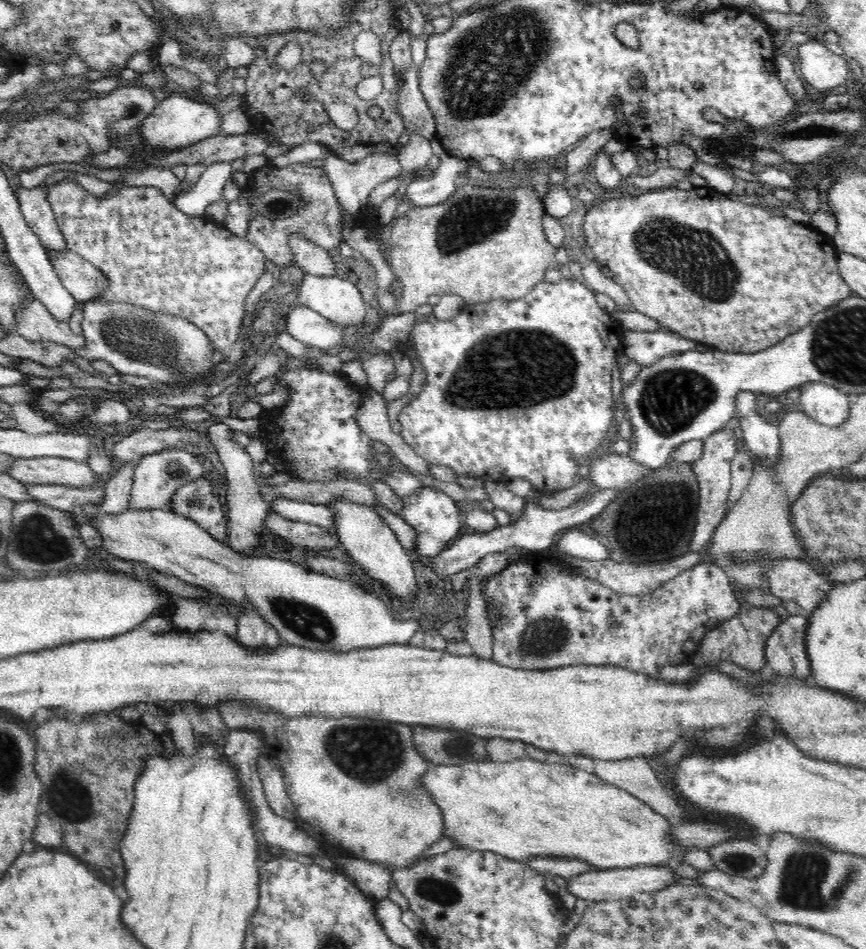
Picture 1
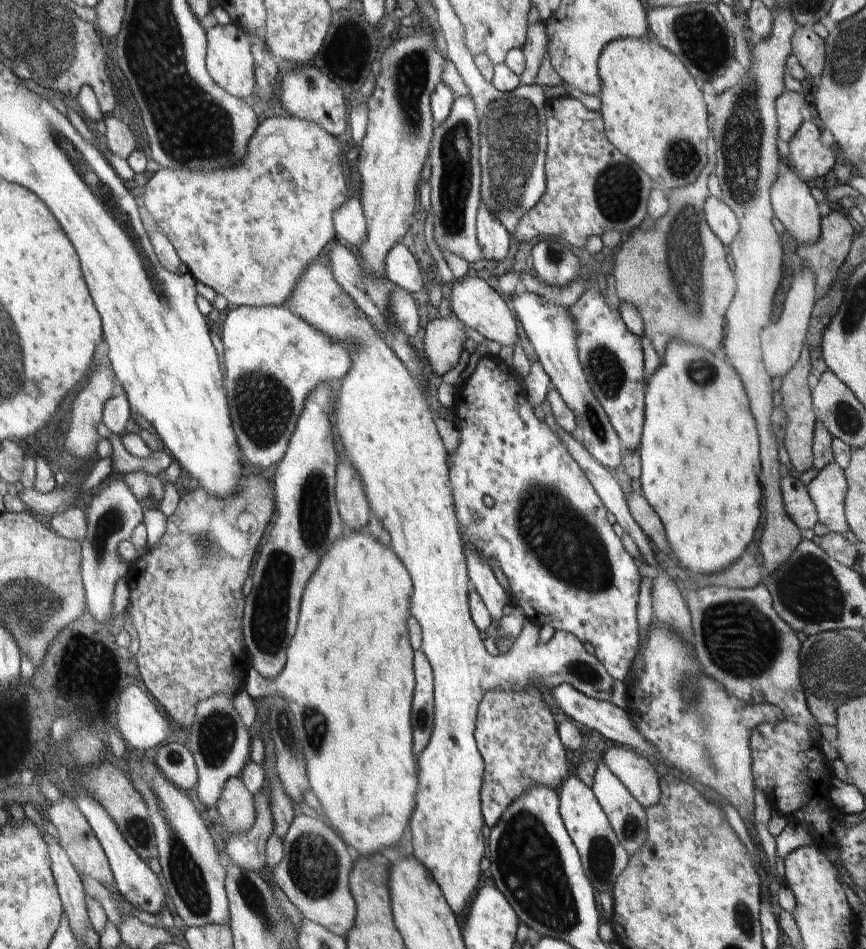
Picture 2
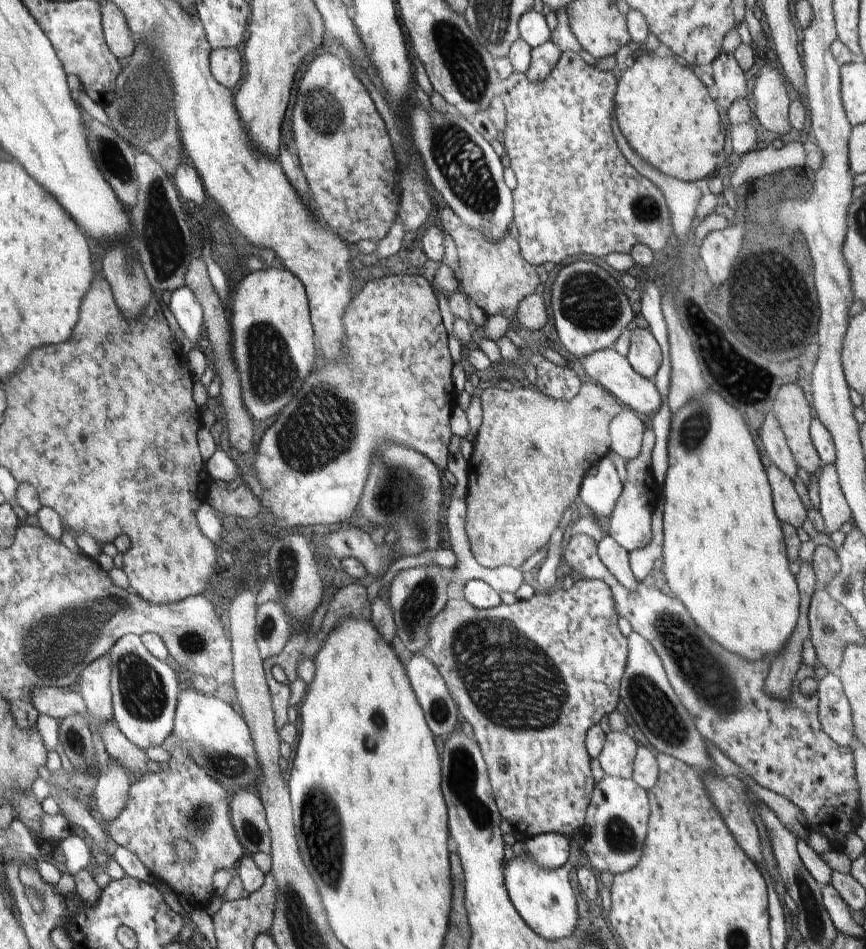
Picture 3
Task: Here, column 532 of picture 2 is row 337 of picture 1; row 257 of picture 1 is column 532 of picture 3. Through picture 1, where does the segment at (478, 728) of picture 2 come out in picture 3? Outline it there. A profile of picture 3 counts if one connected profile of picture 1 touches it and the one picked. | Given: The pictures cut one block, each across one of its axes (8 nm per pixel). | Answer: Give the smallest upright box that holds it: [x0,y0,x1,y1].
[419,578,629,838]

